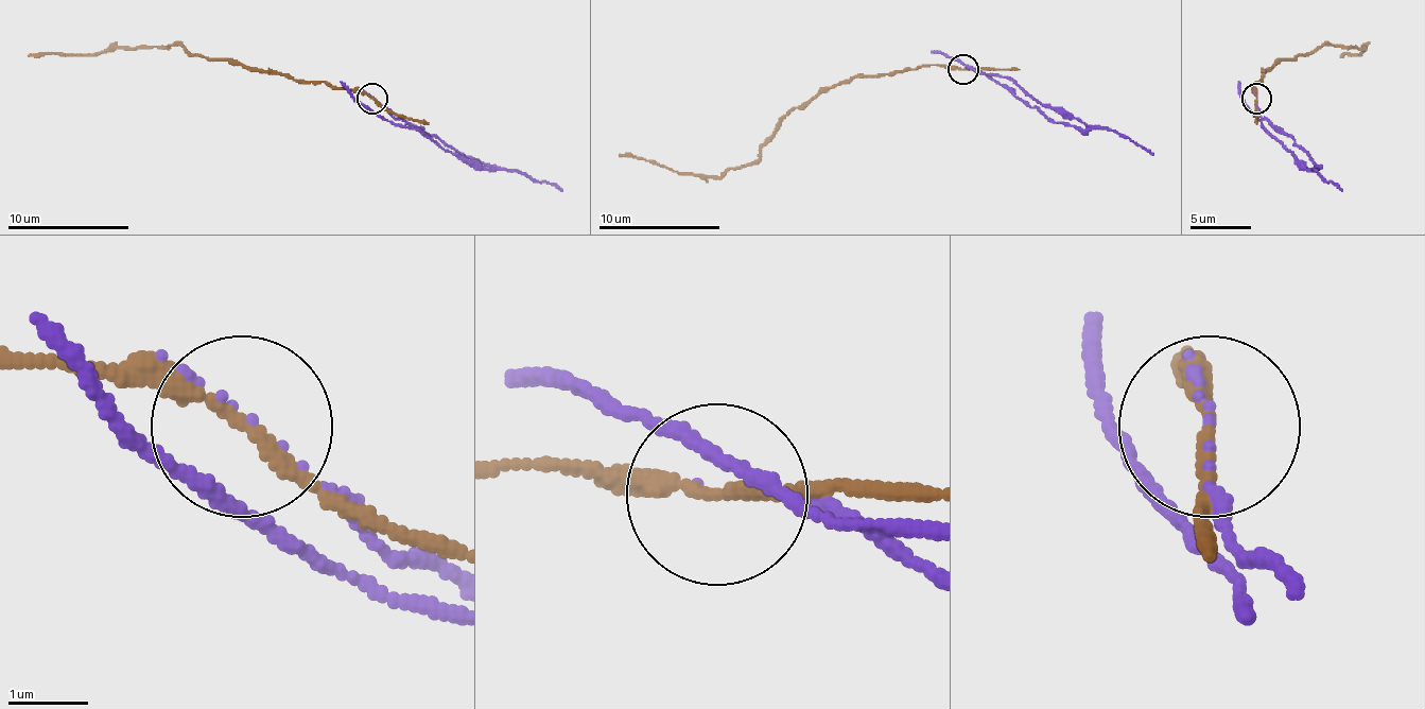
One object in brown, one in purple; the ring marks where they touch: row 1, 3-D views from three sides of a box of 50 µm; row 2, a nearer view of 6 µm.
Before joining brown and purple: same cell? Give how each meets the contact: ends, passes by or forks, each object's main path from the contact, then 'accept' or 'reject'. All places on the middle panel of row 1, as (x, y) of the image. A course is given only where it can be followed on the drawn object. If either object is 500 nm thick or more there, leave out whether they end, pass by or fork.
brown passes by; purple ends there; brown runs (963, 70), (921, 64), (820, 88), (781, 122), (753, 161), (727, 168), (717, 176), (678, 173), (620, 155); purple runs (963, 70), (982, 70), (1055, 122), (1076, 127), (1110, 127), (1152, 155); reject

